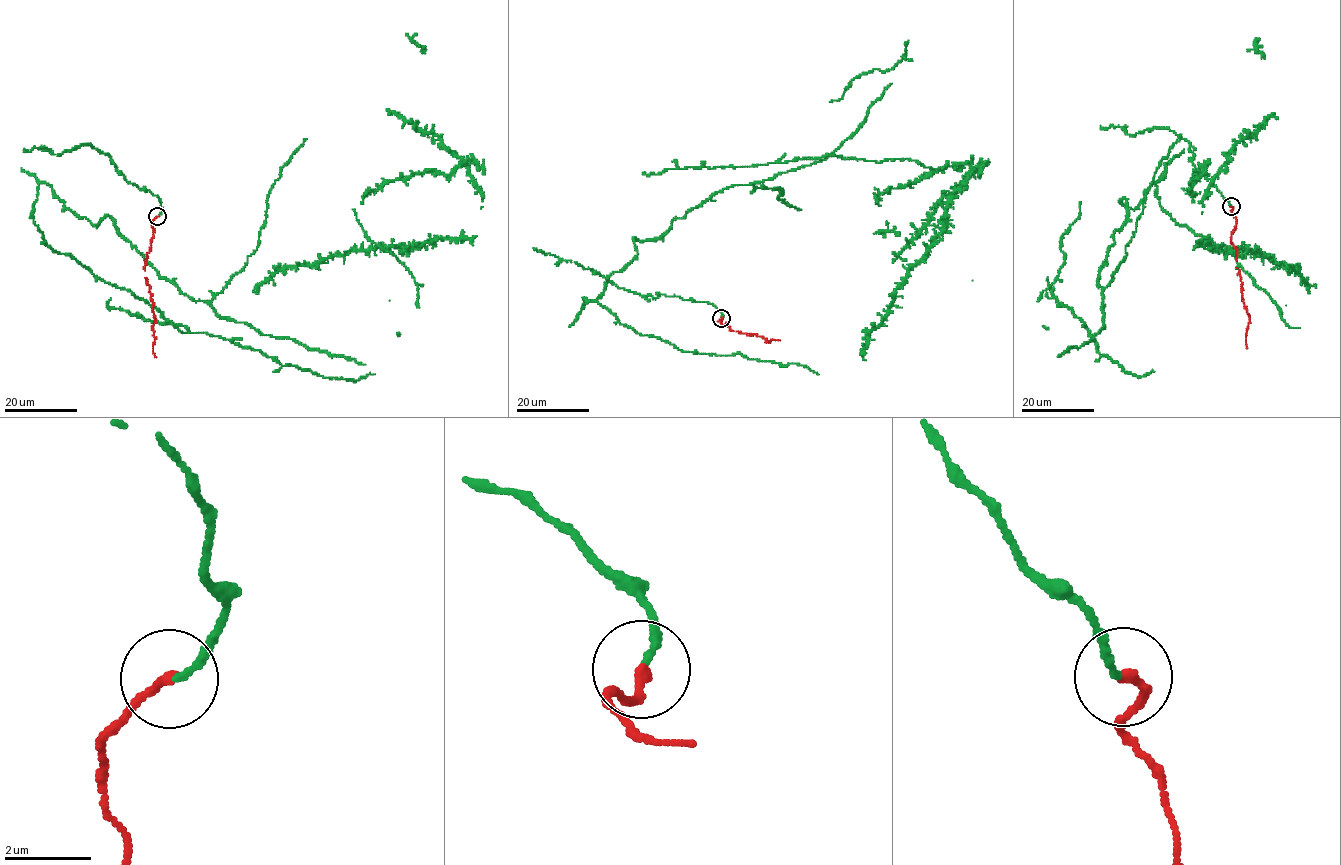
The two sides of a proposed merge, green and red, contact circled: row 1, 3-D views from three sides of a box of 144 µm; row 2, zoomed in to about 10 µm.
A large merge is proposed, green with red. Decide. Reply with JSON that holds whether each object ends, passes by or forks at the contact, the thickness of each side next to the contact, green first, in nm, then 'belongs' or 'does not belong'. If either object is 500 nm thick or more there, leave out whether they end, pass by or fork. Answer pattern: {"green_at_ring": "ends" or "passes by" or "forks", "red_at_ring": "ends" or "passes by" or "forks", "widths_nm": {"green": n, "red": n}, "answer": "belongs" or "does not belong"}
{"green_at_ring": "ends", "red_at_ring": "ends", "widths_nm": {"green": 150, "red": 240}, "answer": "belongs"}

